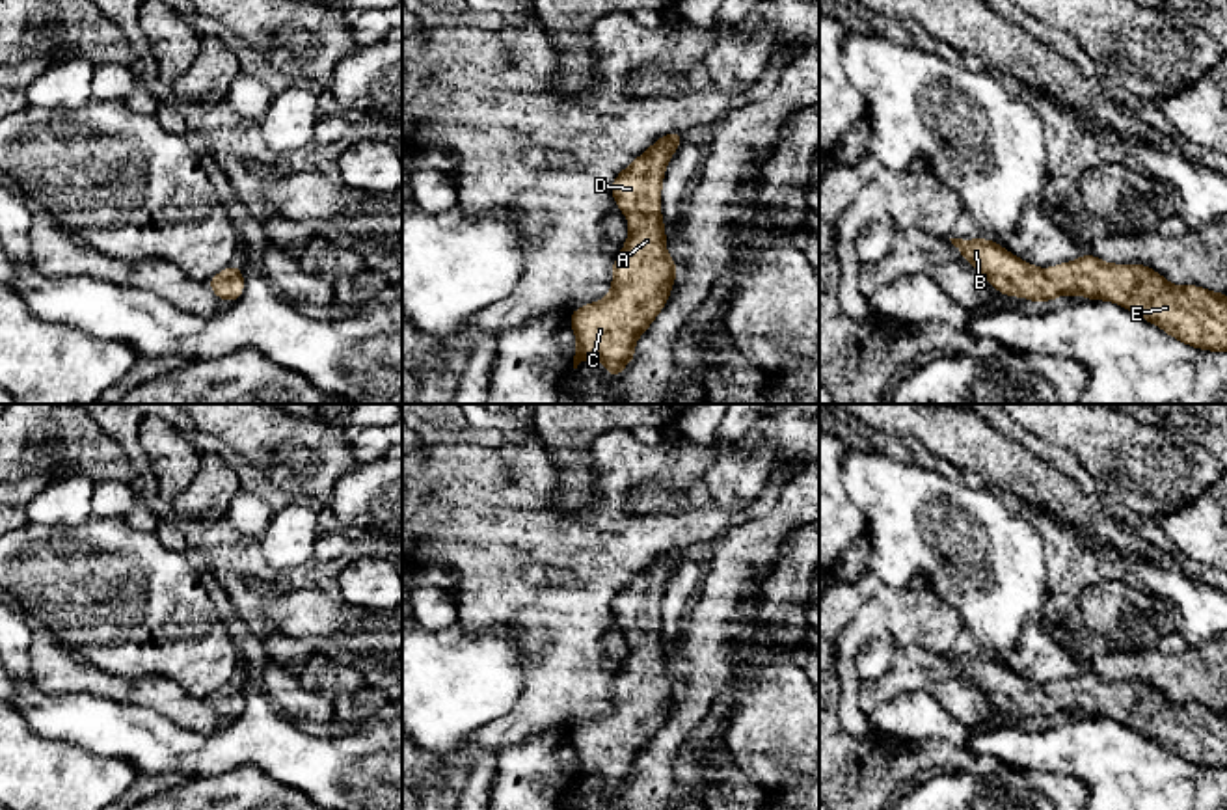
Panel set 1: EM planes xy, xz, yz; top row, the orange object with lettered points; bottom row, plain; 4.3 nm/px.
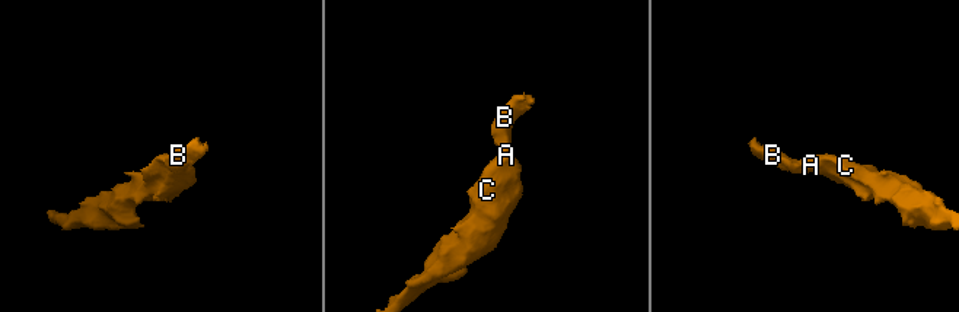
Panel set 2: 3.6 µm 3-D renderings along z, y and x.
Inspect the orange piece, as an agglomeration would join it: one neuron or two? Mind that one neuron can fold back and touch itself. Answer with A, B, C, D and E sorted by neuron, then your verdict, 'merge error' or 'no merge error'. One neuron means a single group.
groups A B C D E; no merge error

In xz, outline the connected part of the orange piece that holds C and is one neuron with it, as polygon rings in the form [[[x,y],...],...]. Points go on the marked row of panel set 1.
[[[683,130],[655,140],[611,182],[618,209],[629,218],[629,236],[613,263],[611,294],[570,313],[577,335],[573,369],[598,358],[609,378],[618,380],[620,369],[635,359],[637,337],[667,305],[678,266],[665,248],[661,182],[672,153],[683,142]]]

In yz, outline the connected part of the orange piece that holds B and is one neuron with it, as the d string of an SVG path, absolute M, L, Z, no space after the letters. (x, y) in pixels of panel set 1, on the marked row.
M950 238L959 253L1005 296L1050 302L1059 294L1110 300L1201 350L1227 352L1227 294L1175 289L1145 264L1106 264L1093 253L1041 270L994 240Z

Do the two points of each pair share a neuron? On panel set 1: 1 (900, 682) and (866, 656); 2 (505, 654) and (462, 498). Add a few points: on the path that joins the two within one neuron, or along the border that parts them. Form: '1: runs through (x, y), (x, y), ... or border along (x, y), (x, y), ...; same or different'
1: border along (894, 648), (889, 667), (879, 676), (862, 682); different
2: border along (462, 628), (470, 632), (509, 628), (522, 665); different

